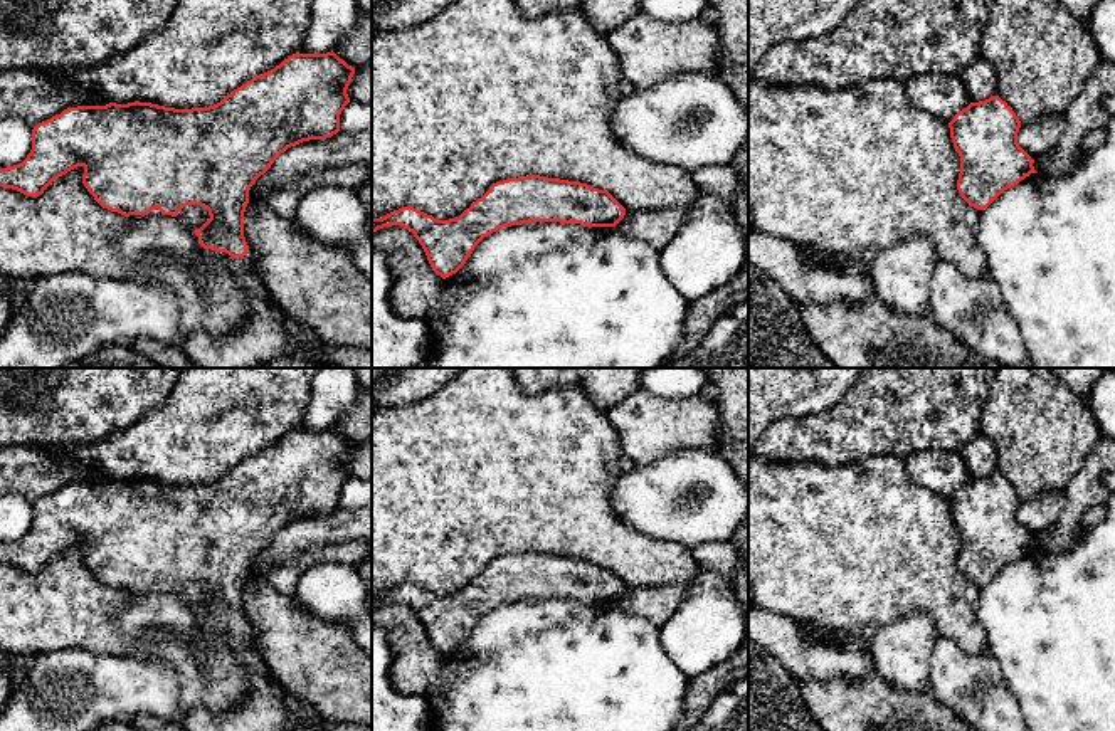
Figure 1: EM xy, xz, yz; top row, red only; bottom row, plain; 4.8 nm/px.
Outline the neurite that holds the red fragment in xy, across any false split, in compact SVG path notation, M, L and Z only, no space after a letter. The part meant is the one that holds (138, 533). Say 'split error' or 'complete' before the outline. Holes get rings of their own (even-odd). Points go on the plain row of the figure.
split error | M333 427L326 430L296 429L209 484L175 486L140 477L67 484L34 502L30 529L22 539L0 544L0 563L17 566L27 573L39 573L54 556L82 543L82 560L94 576L103 585L124 593L148 592L155 585L163 592L177 593L187 581L207 585L210 595L193 610L203 625L214 628L212 637L219 637L227 630L232 634L232 644L249 672L249 689L237 706L222 713L209 713L203 706L193 707L180 721L183 731L318 731L289 711L286 689L272 677L254 649L254 634L244 613L244 588L249 580L251 563L281 529L303 518L326 516L340 507L340 491L350 479L346 465L353 450L355 444L341 437Z

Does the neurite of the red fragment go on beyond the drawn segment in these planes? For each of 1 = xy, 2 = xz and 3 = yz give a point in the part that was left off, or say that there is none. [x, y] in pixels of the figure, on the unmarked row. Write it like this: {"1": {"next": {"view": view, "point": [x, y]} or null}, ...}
{"1": {"next": {"view": "xy", "point": [263, 708]}}, "2": {"next": null}, "3": {"next": null}}

